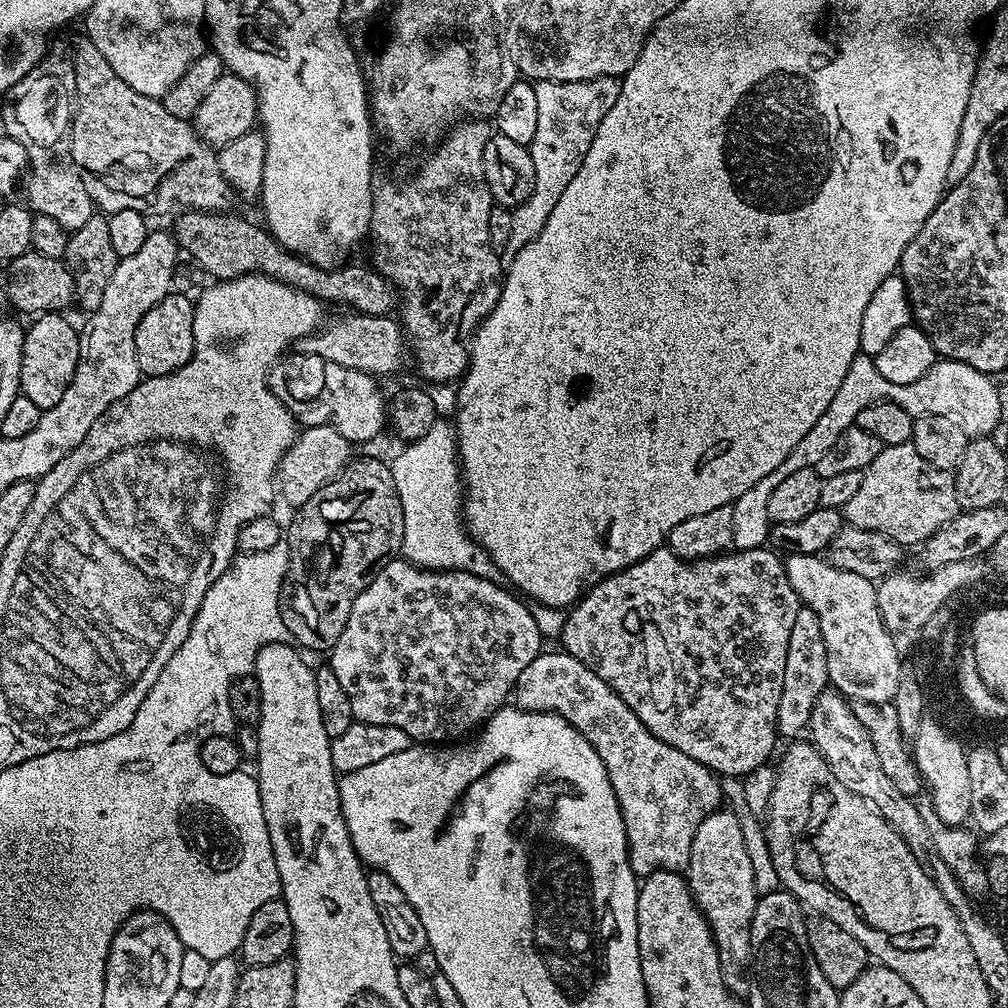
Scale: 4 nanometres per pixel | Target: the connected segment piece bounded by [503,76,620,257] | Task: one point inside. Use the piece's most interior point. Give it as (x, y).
(569, 113)

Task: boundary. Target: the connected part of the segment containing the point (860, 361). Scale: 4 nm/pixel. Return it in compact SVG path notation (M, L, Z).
M863 354L856 356L854 362L850 362L850 370L846 370L846 378L842 378L842 386L838 386L838 391L834 394L830 406L826 406L822 418L818 418L818 422L814 422L814 426L810 426L806 438L802 438L802 442L798 442L798 446L794 446L794 450L790 450L790 454L786 454L786 462L782 462L782 466L778 466L778 470L770 470L770 474L766 474L766 478L762 478L762 482L754 482L754 486L750 486L750 490L746 490L746 494L742 494L732 504L734 510L732 548L736 550L763 548L768 544L770 521L766 514L766 506L771 492L789 474L794 474L797 470L815 468L816 463L829 452L830 446L834 446L834 442L838 442L838 438L842 438L844 431L855 425L858 414L862 414L862 410L866 410L866 406L870 406L874 402L883 400L894 402L898 406L902 406L902 410L906 410L906 414L910 414L913 418L945 416L951 420L958 420L964 428L964 433L970 438L991 437L992 431L998 426L1001 427L1002 424L999 412L998 384L997 381L992 380L995 379L989 373L974 370L974 366L970 366L966 362L940 358L930 366L930 370L926 370L926 374L922 378L918 378L918 382L898 386L894 382L886 382L886 378L882 378L882 374L878 374L873 357Z

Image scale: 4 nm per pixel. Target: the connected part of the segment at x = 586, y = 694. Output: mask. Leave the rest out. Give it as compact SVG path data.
M557 650L557 652L541 651L540 655L534 658L534 662L530 662L530 666L526 666L526 670L522 670L522 674L518 674L518 682L514 689L514 704L515 707L525 708L528 712L552 712L555 716L561 716L566 722L570 722L570 726L574 726L574 730L578 730L578 734L582 734L582 738L586 738L586 742L590 742L590 746L594 748L598 758L602 758L602 766L606 768L610 786L614 788L614 794L621 810L622 822L626 828L628 861L637 878L646 877L652 872L683 873L687 869L690 862L690 846L694 842L694 830L698 830L702 818L706 818L711 812L717 811L722 804L720 781L717 773L712 772L706 766L702 766L702 762L694 762L694 758L686 758L686 754L682 754L682 750L674 750L674 746L666 746L666 742L662 742L654 734L650 734L650 730L634 714L634 710L630 710L630 706L626 706L626 702L622 702L620 695L606 682L602 682L602 678L598 678L598 674L594 674L594 670L590 670L585 664L578 662L578 658L574 658L569 652L563 650Z

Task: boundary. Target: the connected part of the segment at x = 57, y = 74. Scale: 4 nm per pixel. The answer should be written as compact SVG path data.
M45 55L36 68L22 78L22 82L7 92L7 99L16 101L4 108L3 131L10 138L22 142L28 155L27 207L35 215L54 218L58 226L71 234L92 217L94 205L76 163L72 161L72 113L76 91L74 66L67 55L52 55Z

